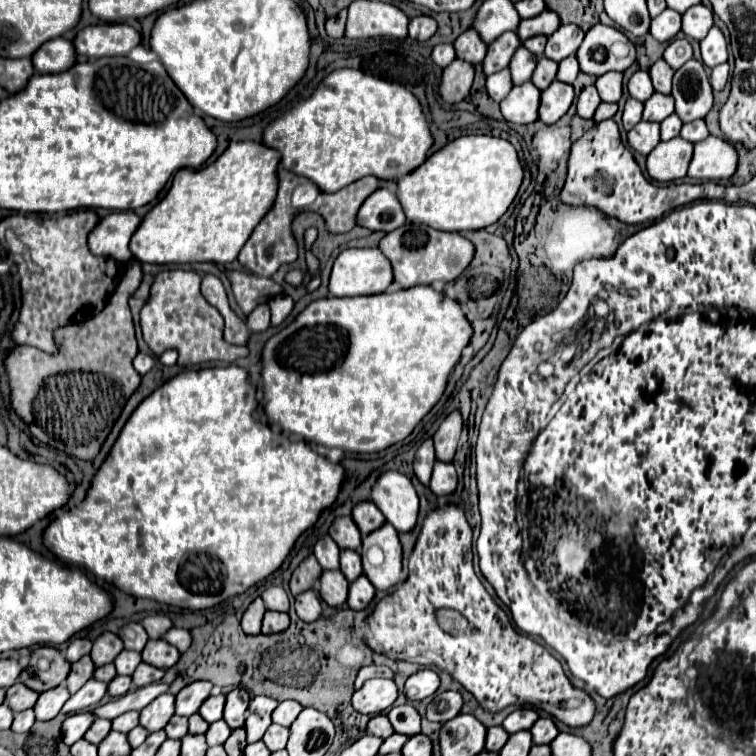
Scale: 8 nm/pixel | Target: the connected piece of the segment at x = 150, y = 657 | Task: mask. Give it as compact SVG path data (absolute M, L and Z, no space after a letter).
M150 640L142 650L142 660L156 668L172 668L178 664L180 652L176 650L176 646L164 640Z

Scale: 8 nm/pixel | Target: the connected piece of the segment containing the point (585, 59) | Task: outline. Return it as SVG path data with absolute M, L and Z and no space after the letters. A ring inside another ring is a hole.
M596 24L586 32L582 46L576 52L580 70L586 74L602 76L610 70L628 70L636 60L634 42L620 30Z

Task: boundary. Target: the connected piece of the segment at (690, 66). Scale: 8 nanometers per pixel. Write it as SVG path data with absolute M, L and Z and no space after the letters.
M688 60L674 74L672 96L676 100L676 114L684 122L704 118L714 106L714 90L706 66L700 60Z

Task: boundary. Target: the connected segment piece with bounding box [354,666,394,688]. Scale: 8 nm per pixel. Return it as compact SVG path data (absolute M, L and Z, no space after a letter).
M364 666L364 668L360 668L354 686L360 688L370 678L394 678L394 672L388 666Z

